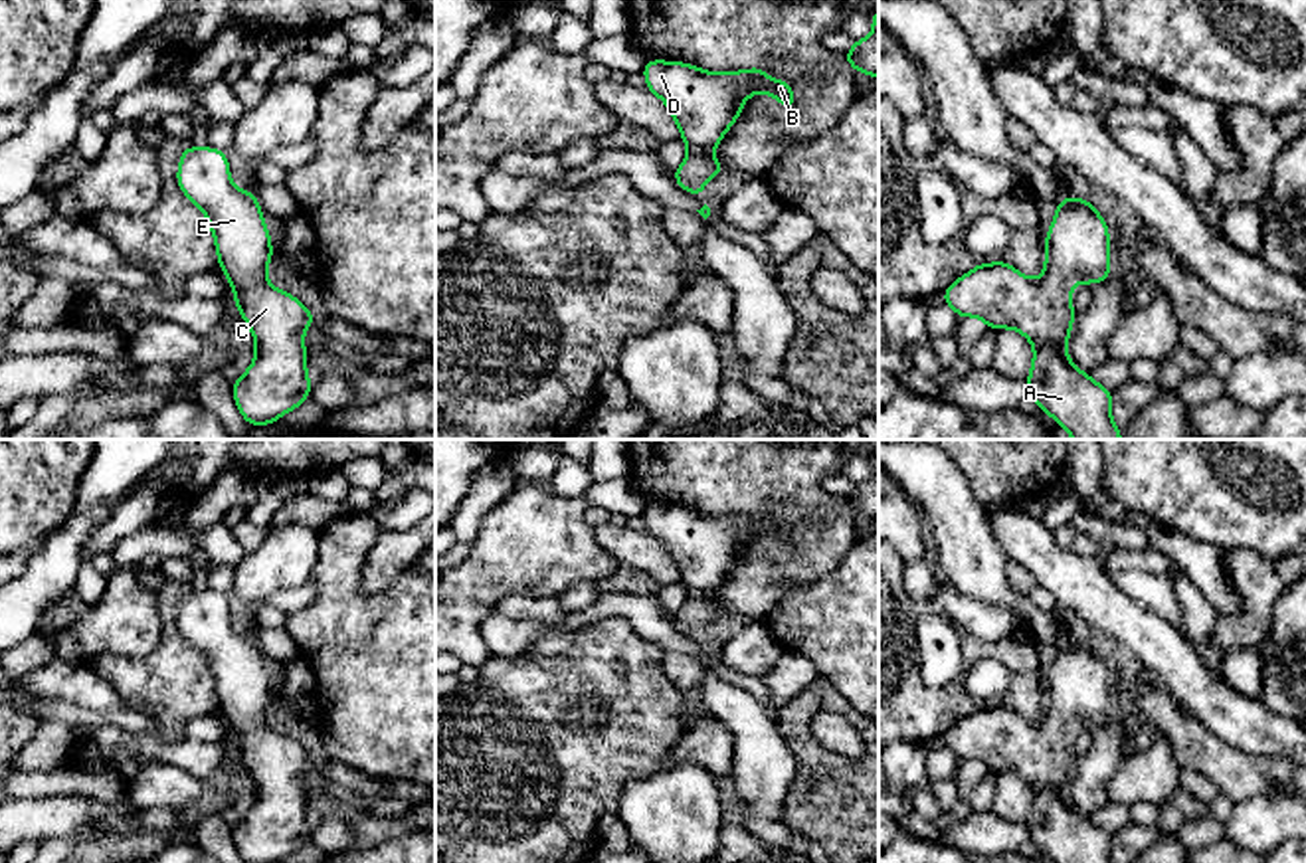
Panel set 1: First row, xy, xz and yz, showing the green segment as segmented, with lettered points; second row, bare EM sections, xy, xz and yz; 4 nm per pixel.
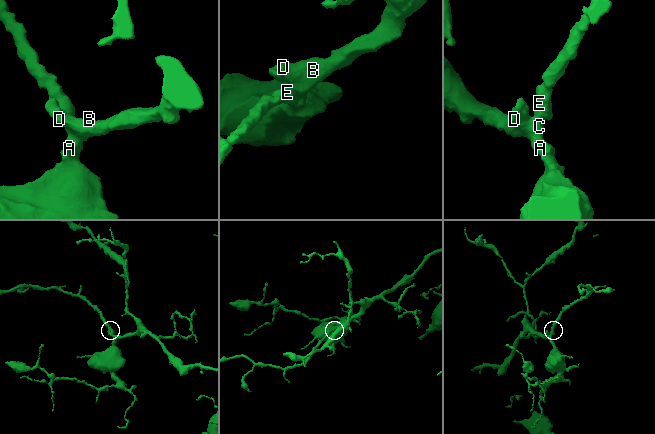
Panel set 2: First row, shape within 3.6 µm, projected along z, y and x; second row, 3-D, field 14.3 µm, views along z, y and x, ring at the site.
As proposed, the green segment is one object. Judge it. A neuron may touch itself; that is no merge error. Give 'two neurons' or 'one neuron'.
one neuron

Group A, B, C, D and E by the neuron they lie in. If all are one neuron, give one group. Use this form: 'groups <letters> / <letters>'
groups A B C D E

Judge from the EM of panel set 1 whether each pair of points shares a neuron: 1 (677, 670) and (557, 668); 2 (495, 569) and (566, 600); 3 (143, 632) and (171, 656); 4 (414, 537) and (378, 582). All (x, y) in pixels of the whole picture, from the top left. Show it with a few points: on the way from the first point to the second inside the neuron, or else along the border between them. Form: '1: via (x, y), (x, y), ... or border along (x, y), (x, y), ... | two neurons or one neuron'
1: border along (663, 652), (661, 673), (681, 693) | two neurons
2: border along (596, 582), (574, 582), (557, 596) | two neurons
3: border along (159, 600), (161, 642), (141, 658), (113, 656) | two neurons
4: via (402, 549), (380, 571) | one neuron

